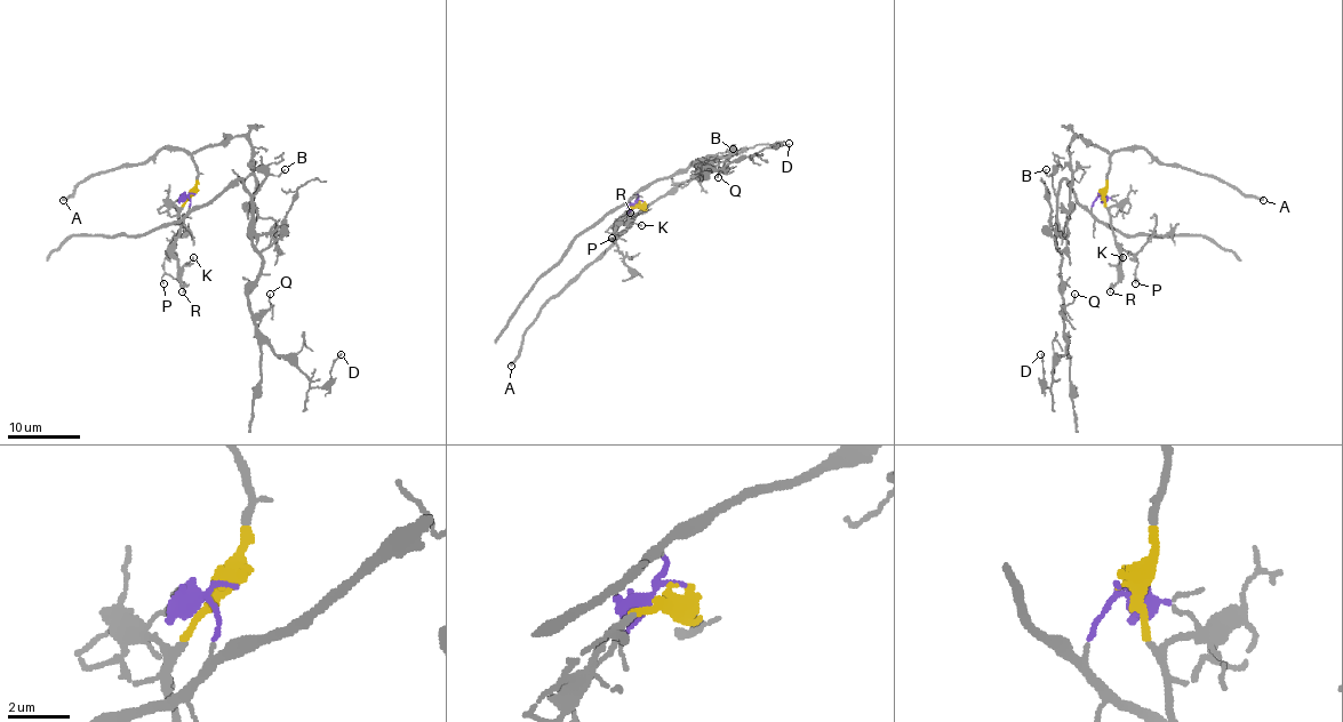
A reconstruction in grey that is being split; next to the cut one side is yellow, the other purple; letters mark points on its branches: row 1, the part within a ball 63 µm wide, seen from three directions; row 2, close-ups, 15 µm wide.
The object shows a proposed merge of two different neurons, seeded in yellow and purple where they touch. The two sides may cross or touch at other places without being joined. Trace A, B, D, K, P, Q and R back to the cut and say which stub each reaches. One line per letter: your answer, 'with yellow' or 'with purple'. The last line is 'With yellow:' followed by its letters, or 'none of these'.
A: with yellow
B: with purple
D: with purple
K: with yellow
P: with yellow
Q: with purple
R: with yellow
With yellow: A, K, P, R

